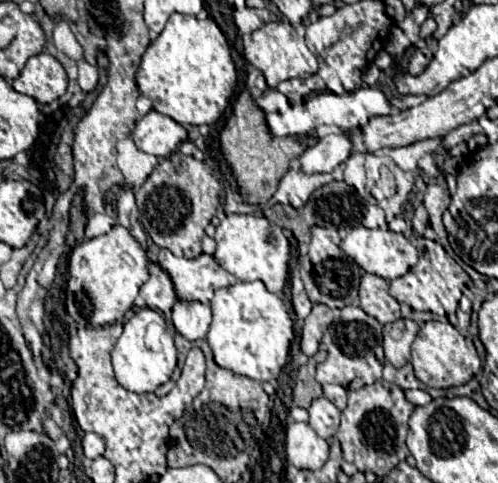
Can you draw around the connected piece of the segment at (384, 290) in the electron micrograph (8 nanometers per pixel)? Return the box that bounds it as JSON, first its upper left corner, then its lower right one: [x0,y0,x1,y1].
[359,274,401,324]

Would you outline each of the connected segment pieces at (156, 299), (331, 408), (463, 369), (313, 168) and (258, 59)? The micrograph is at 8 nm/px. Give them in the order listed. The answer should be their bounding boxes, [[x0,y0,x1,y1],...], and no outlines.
[[135,262,177,314],[309,396,341,440],[411,322,481,388],[301,132,351,174],[243,22,317,88]]

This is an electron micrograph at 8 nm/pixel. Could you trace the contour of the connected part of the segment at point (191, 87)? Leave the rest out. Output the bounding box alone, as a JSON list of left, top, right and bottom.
[135,14,237,126]

